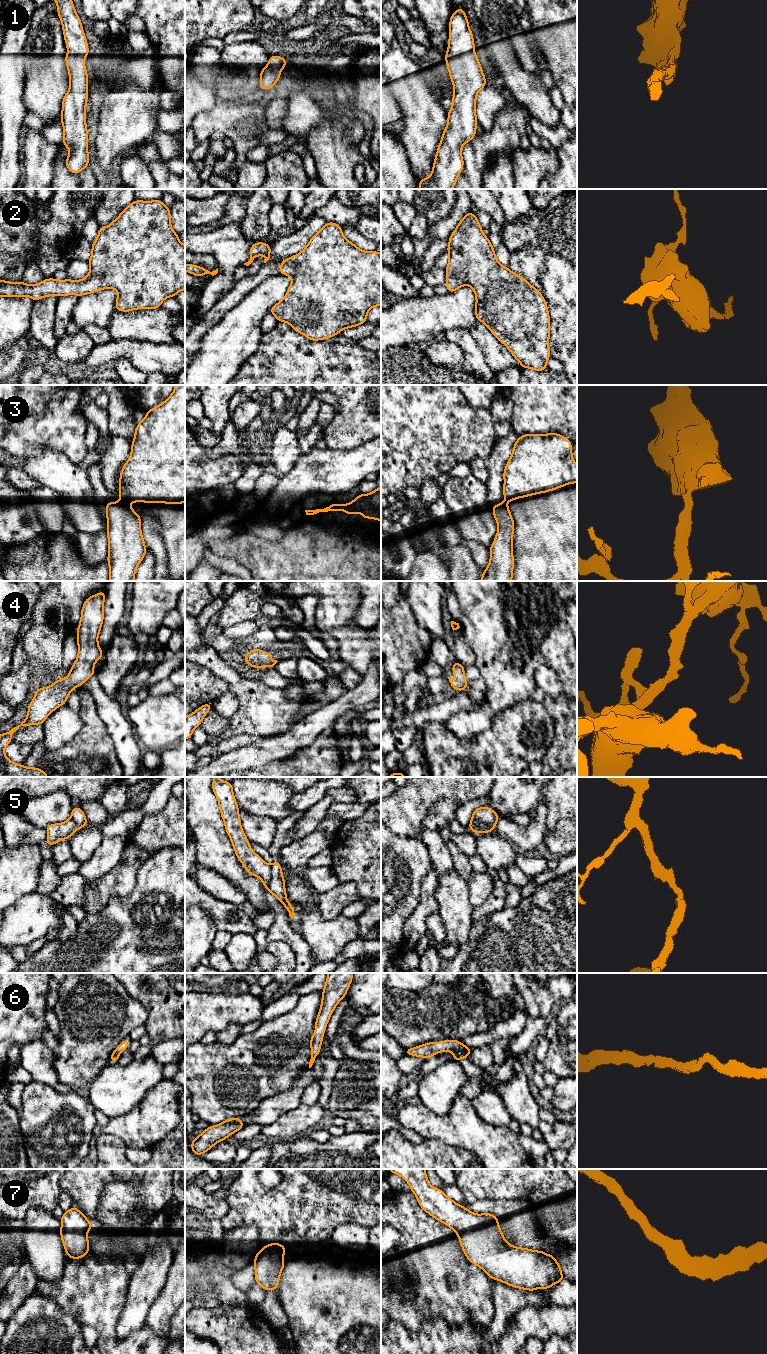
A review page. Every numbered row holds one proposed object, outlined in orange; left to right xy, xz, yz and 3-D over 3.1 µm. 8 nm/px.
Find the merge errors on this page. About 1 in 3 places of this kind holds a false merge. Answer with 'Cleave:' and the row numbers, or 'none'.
Cleave: 3, 5

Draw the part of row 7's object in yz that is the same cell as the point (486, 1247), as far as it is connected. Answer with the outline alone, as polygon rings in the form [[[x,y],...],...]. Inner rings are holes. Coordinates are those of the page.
[[[388,1169],[390,1173],[398,1174],[406,1180],[421,1208],[436,1220],[453,1229],[458,1235],[459,1242],[466,1258],[480,1267],[490,1279],[501,1281],[509,1286],[523,1290],[535,1291],[537,1288],[549,1289],[553,1284],[564,1280],[561,1267],[553,1255],[544,1253],[542,1250],[534,1251],[528,1248],[511,1246],[504,1238],[498,1218],[492,1213],[474,1214],[467,1207],[463,1207],[449,1198],[441,1189],[432,1187],[428,1182],[425,1169]]]

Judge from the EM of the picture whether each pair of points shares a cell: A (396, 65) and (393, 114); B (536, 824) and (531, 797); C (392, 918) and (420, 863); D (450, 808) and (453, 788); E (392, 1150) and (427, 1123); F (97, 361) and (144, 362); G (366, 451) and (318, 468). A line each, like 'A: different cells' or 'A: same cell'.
A: different cells
B: different cells
C: same cell
D: different cells
E: different cells
F: same cell
G: same cell

